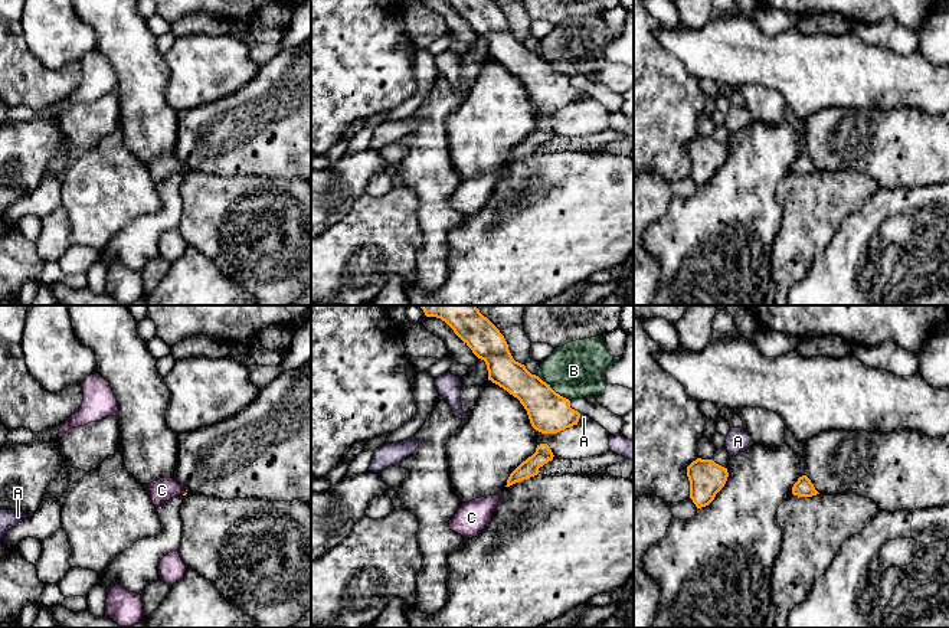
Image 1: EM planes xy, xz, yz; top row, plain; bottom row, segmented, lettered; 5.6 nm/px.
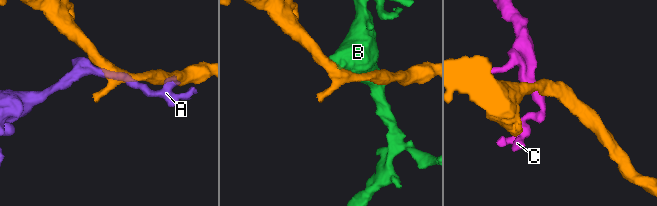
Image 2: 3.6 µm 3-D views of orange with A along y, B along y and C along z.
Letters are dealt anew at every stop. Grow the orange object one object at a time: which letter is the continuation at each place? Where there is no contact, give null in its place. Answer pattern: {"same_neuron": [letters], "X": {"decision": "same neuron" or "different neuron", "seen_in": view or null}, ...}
{"same_neuron": [], "A": {"decision": "different neuron", "seen_in": "xz"}, "B": {"decision": "different neuron", "seen_in": "xz"}, "C": {"decision": "different neuron", "seen_in": null}}

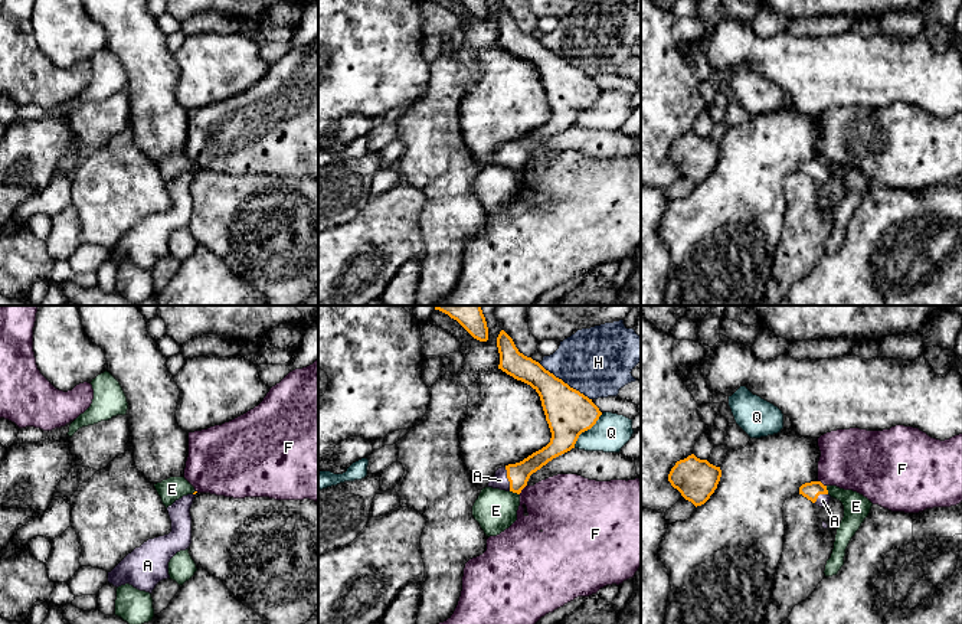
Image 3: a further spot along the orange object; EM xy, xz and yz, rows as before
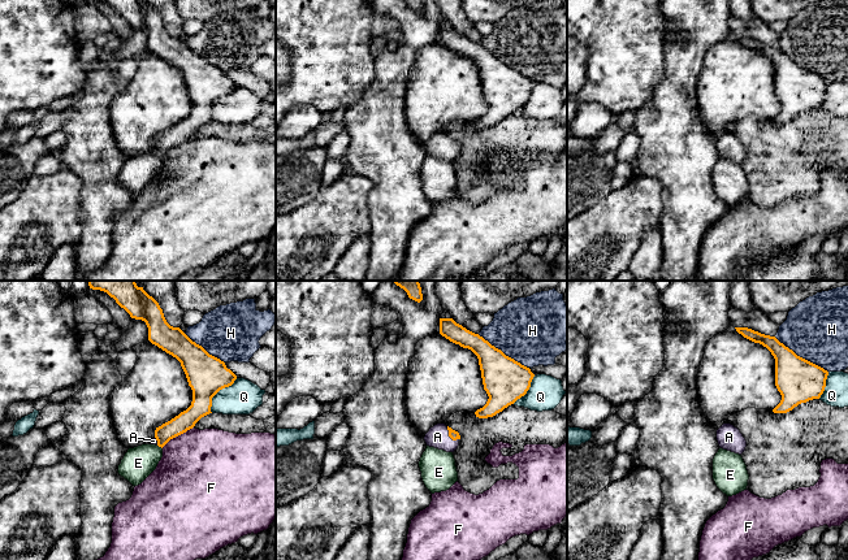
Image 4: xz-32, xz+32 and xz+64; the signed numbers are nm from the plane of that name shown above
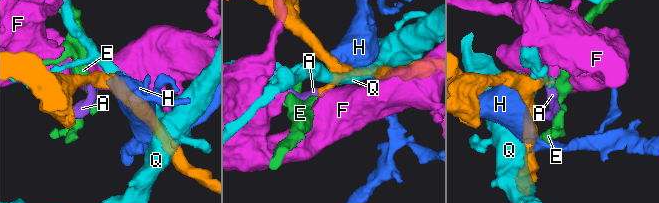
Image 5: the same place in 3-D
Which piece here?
{"same_neuron": ["A"], "A": {"decision": "same neuron", "seen_in": "xz"}, "E": {"decision": "different neuron", "seen_in": "xz"}, "F": {"decision": "different neuron", "seen_in": "xz"}, "H": {"decision": "different neuron", "seen_in": "xz"}, "Q": {"decision": "different neuron", "seen_in": "xz"}}

